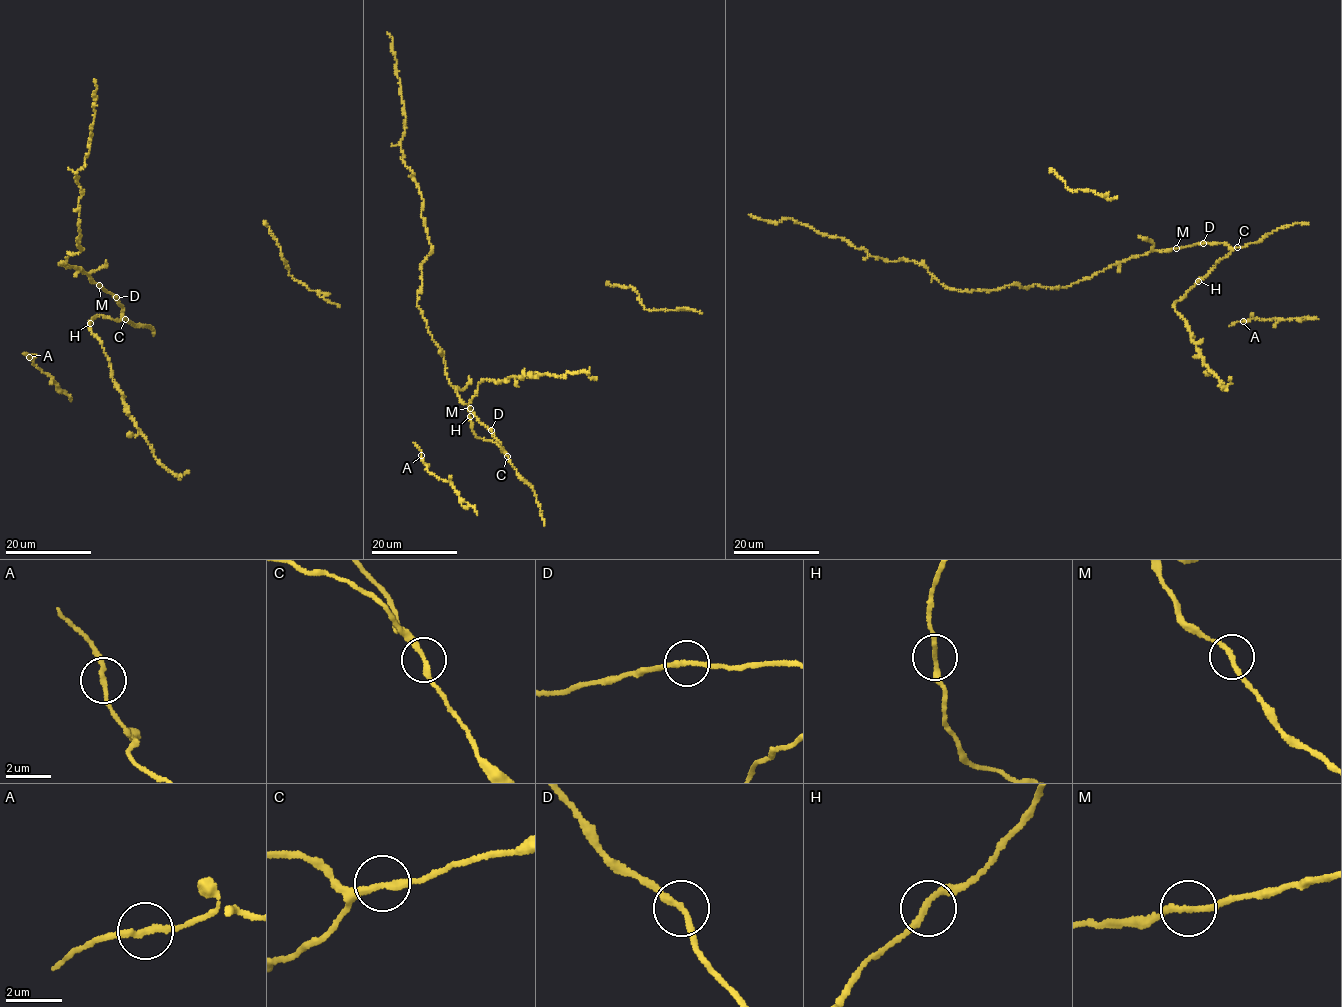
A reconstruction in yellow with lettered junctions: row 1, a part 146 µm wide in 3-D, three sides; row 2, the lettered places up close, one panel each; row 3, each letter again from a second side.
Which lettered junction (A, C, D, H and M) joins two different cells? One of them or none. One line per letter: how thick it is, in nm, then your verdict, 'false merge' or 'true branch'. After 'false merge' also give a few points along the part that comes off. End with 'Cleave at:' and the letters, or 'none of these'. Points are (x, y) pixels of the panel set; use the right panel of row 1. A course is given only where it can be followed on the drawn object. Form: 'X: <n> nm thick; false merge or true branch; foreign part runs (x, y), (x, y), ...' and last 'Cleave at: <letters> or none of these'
A: 220 nm thick; true branch
C: 240 nm thick; true branch
D: 220 nm thick; true branch
H: 200 nm thick; true branch
M: 220 nm thick; true branch
Cleave at: none of these

